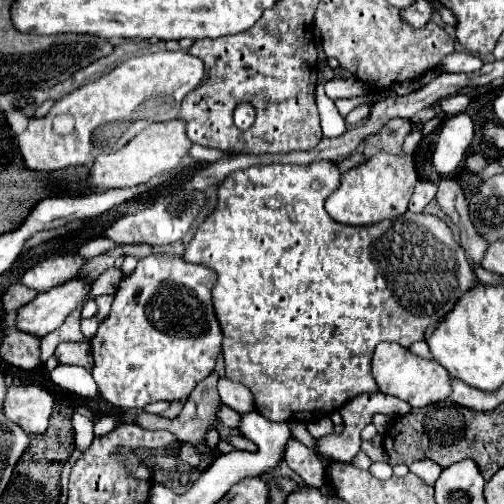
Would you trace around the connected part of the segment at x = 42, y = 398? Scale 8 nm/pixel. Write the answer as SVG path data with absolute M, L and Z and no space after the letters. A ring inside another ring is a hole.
M39 384L9 386L3 402L5 416L19 424L27 434L43 434L49 425L55 399Z

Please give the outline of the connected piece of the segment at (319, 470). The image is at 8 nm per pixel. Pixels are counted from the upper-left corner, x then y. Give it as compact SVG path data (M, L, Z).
M291 438L287 443L287 466L297 472L309 486L321 488L327 482L327 474L323 464L319 462L314 450L306 447L296 439Z

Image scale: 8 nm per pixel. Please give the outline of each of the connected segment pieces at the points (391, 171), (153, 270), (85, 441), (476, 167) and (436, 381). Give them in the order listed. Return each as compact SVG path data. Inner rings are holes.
M379 152L367 158L363 164L341 174L339 188L329 194L325 200L325 210L329 216L341 224L363 226L375 224L385 218L397 218L407 210L409 198L417 184L417 172L413 156L393 156L387 152Z
M161 252L161 254L149 254L147 258L139 260L137 268L129 274L129 276L123 276L121 282L119 282L119 288L113 296L113 306L111 306L111 312L109 316L99 324L95 336L91 338L91 352L93 352L93 360L95 360L95 366L93 366L93 378L97 380L99 388L101 388L101 396L111 402L113 406L117 408L143 408L145 404L151 404L151 402L157 402L157 400L165 400L165 402L173 402L173 400L187 400L189 394L193 392L193 388L203 380L207 378L213 368L215 368L215 362L217 362L217 356L221 354L221 342L223 342L223 334L221 334L221 326L219 326L219 320L215 316L215 308L213 308L213 300L211 300L211 288L215 286L217 282L217 274L203 266L203 264L189 264L183 260L183 256L179 254L171 254L171 252Z
M75 412L73 428L75 428L75 450L85 452L93 442L93 422L89 422L85 416Z
M469 154L467 158L465 158L465 168L467 170L471 170L471 172L481 172L483 168L485 168L485 164L487 164L487 160L481 156L481 154Z
M381 342L375 348L373 362L371 362L371 374L381 394L401 398L409 402L413 408L423 408L431 402L439 402L449 396L451 376L445 372L445 368L437 364L435 360L425 360L421 356L415 356L409 348L403 348L397 342Z

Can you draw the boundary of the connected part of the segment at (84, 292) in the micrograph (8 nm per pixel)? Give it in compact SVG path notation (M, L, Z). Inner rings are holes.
M87 276L67 280L65 284L59 284L25 304L25 308L17 312L17 328L43 338L59 328L65 318L89 296L89 292L91 280Z

